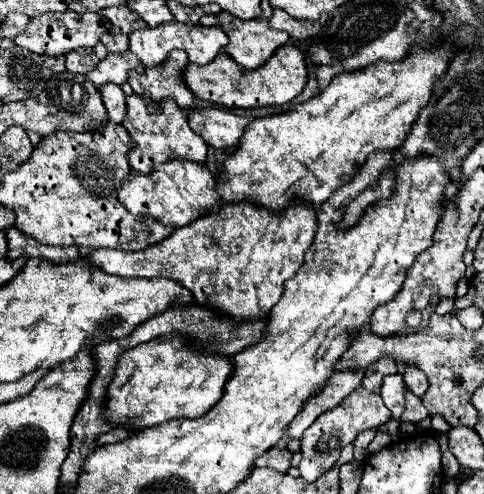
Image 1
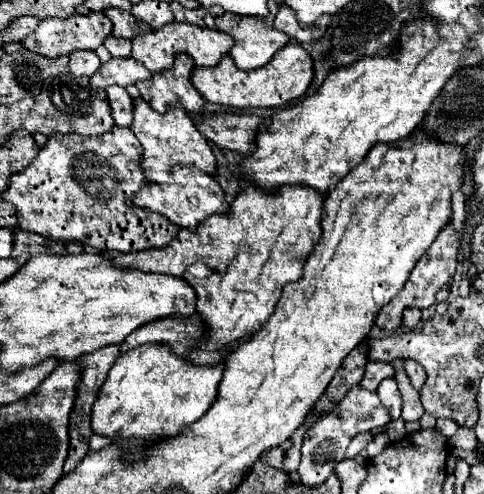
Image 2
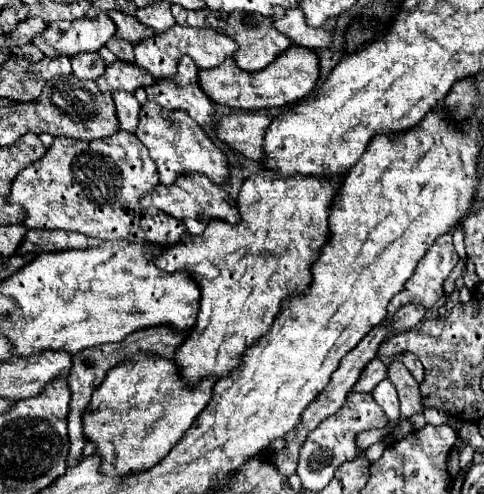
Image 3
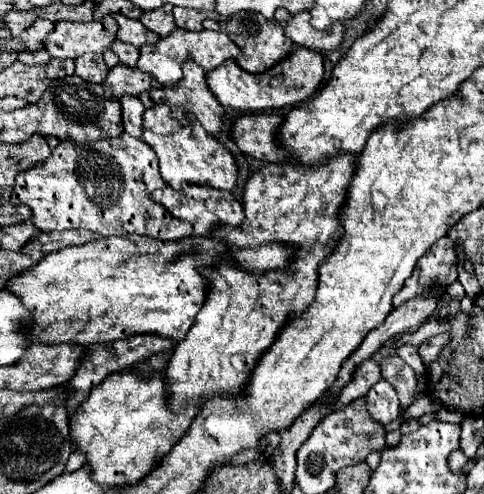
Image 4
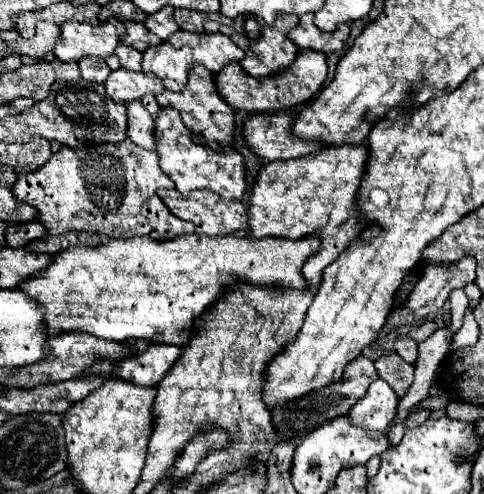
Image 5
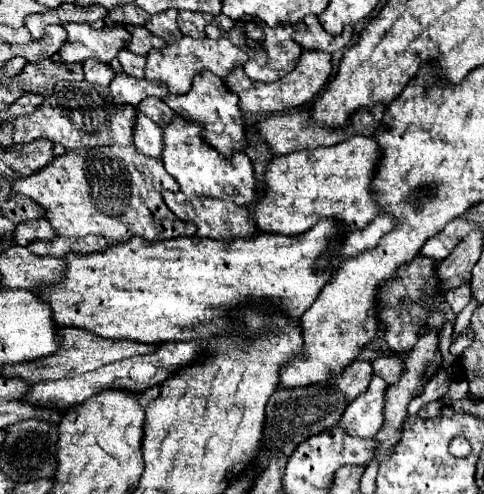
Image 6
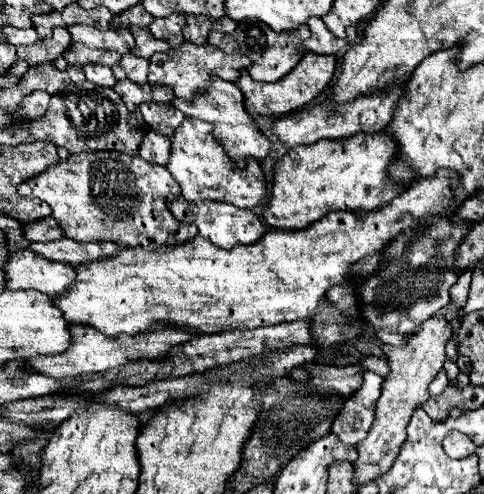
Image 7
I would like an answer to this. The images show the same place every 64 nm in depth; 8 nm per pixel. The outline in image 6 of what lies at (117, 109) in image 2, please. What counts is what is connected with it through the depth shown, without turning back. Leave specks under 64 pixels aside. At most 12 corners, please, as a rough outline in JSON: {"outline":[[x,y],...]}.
{"outline":[[144,114],[136,124],[136,150],[162,160],[164,132]]}

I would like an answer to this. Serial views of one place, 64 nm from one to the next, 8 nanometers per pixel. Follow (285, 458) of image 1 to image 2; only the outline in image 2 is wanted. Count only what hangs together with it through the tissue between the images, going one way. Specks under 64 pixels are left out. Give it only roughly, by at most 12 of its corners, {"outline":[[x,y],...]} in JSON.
{"outline":[[272,448],[262,456],[264,464],[282,468],[284,450]]}

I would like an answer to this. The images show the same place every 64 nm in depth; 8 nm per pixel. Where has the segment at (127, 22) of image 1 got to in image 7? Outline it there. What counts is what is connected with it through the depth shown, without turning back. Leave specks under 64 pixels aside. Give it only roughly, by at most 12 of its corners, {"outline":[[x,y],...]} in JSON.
{"outline":[[132,28],[134,56],[150,60],[152,54],[170,50],[148,28]]}

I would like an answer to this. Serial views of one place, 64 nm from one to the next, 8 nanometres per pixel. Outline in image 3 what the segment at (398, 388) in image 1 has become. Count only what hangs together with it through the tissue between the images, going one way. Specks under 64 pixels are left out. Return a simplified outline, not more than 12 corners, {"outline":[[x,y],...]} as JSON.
{"outline":[[390,380],[370,394],[388,420],[398,420],[398,394]]}

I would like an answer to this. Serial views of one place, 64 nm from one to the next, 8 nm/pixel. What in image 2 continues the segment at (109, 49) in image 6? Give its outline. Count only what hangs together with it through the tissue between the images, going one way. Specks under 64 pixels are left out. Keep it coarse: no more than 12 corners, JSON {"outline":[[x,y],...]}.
{"outline":[[104,12],[42,20],[22,44],[58,58],[112,34]]}

